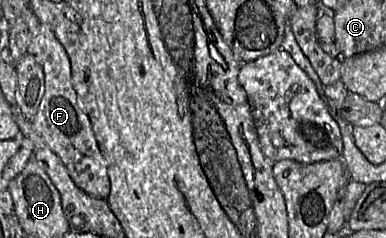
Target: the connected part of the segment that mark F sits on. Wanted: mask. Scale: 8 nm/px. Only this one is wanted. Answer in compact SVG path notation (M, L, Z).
M40 24L27 53L33 55L42 66L45 78L45 92L32 119L34 127L47 146L59 157L75 185L92 197L107 200L111 186L105 158L72 85L69 56L48 24Z

